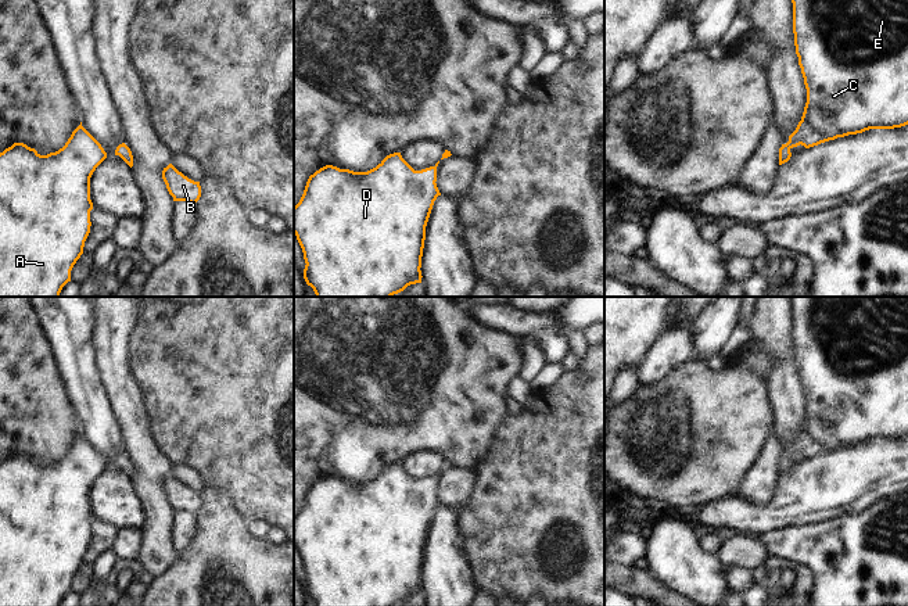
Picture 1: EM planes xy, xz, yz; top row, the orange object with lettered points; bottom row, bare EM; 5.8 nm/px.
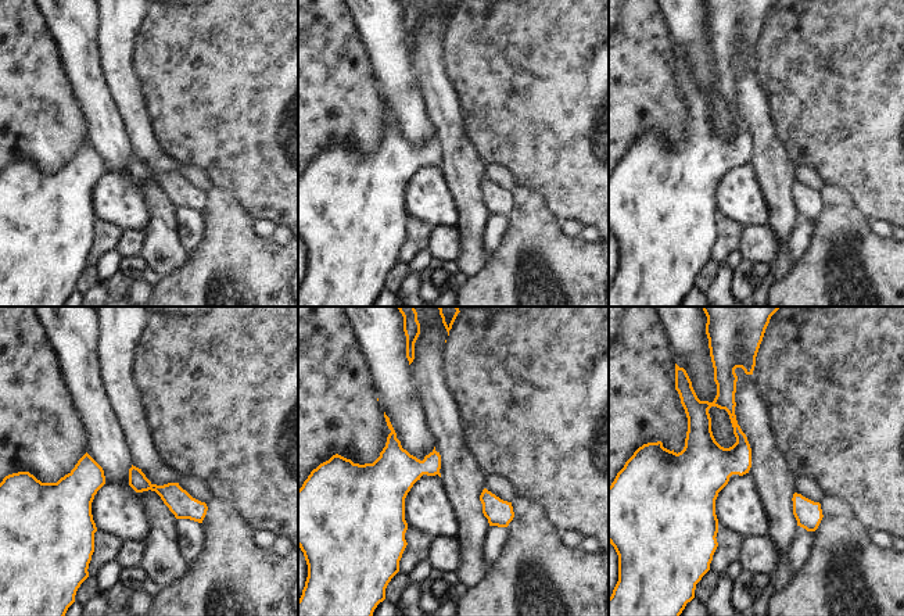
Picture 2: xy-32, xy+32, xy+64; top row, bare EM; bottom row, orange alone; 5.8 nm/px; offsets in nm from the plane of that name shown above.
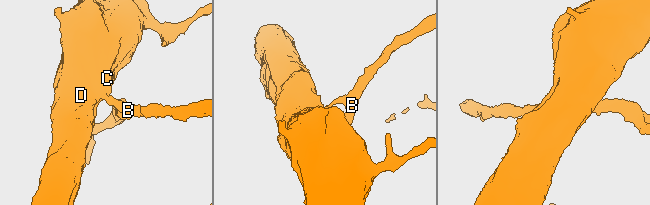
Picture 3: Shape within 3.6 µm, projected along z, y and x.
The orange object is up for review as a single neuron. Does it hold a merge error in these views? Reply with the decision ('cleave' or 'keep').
keep

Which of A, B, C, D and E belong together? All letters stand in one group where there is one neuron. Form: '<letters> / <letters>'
A B C D E

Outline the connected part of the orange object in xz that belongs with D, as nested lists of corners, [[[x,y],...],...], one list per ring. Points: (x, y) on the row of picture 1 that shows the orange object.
[[[394,153],[387,155],[376,168],[367,172],[353,172],[326,165],[309,176],[299,202],[294,207],[294,234],[302,248],[305,269],[304,279],[311,286],[316,297],[392,297],[403,291],[408,286],[421,283],[421,257],[426,240],[426,226],[434,205],[441,196],[437,187],[437,166],[439,161],[430,168],[414,171],[401,155]]]

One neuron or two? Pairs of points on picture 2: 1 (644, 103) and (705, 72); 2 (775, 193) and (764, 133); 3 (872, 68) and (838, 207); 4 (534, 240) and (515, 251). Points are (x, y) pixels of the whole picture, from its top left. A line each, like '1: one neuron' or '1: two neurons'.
1: two neurons
2: one neuron
3: two neurons
4: one neuron

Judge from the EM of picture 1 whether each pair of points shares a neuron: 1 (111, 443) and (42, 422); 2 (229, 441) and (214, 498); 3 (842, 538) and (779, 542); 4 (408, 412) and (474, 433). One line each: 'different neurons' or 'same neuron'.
1: different neurons
2: different neurons
3: same neuron
4: same neuron

